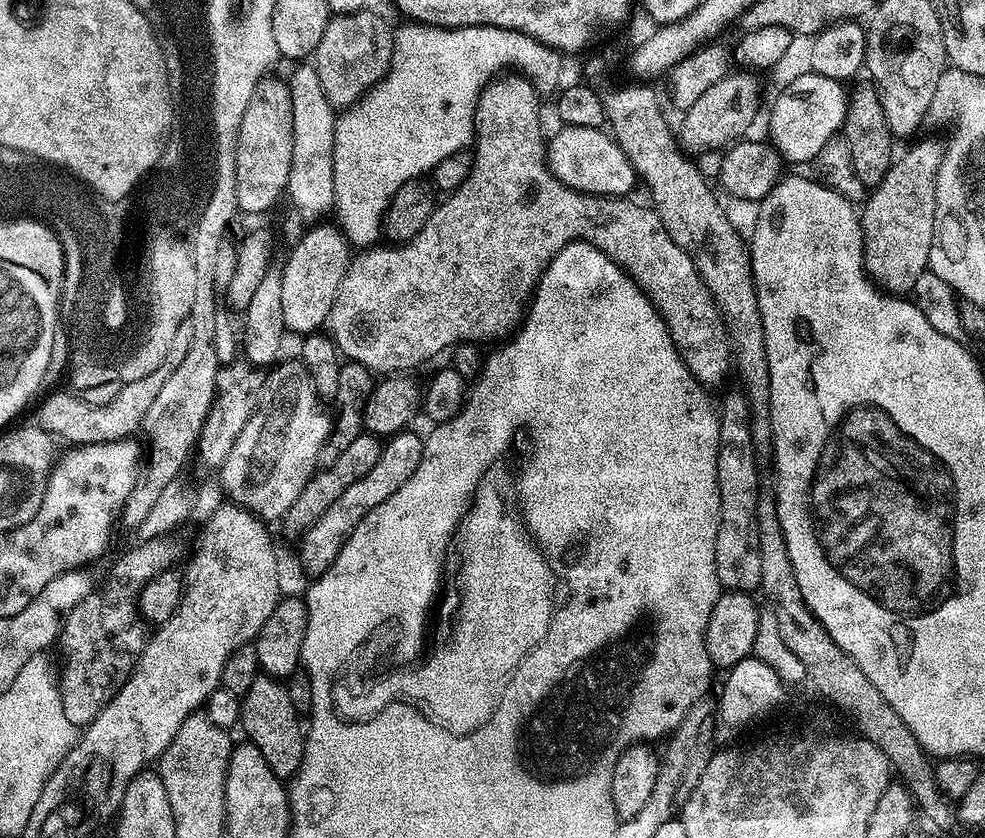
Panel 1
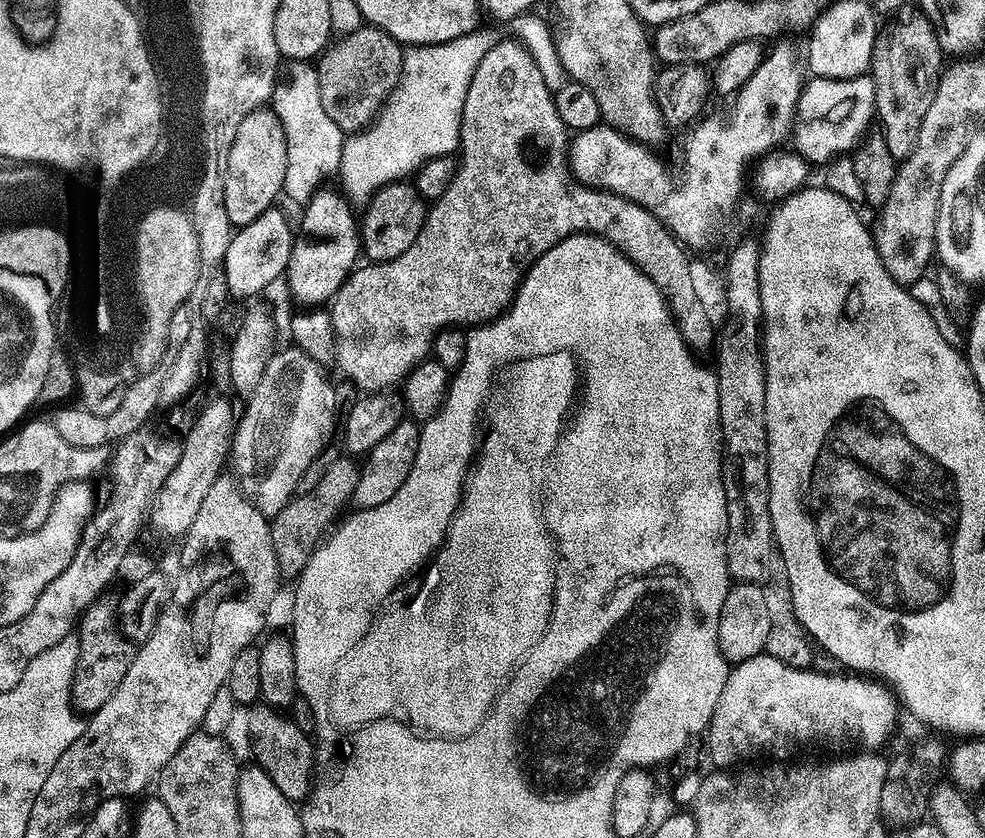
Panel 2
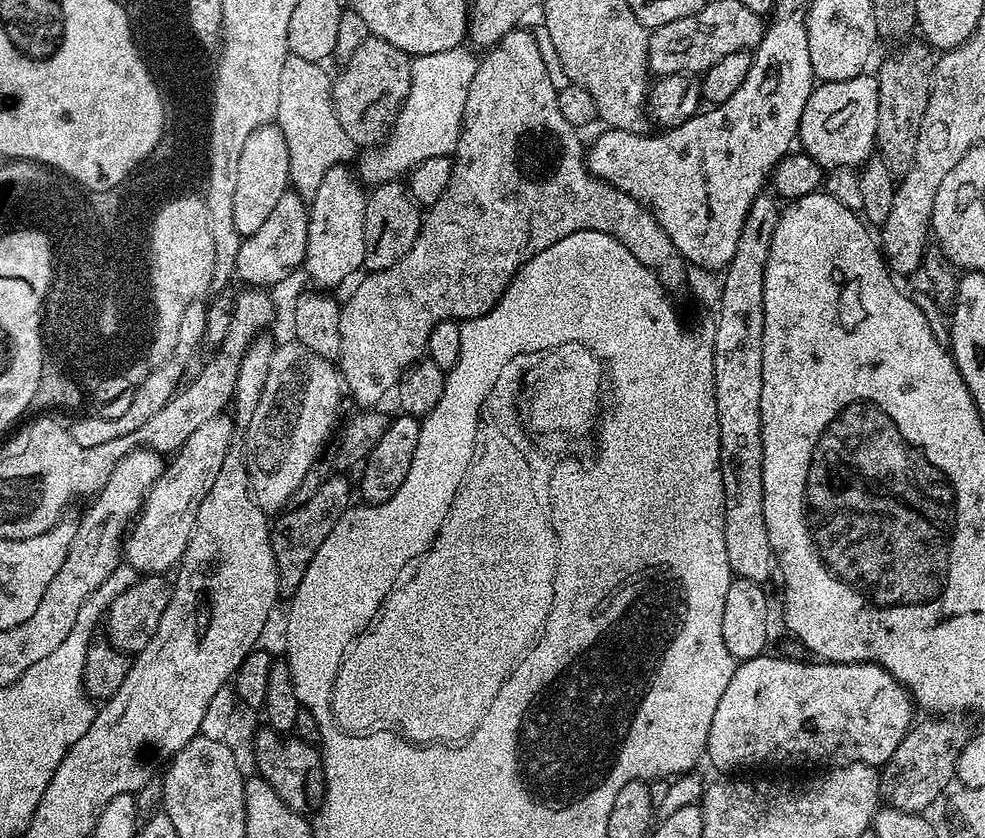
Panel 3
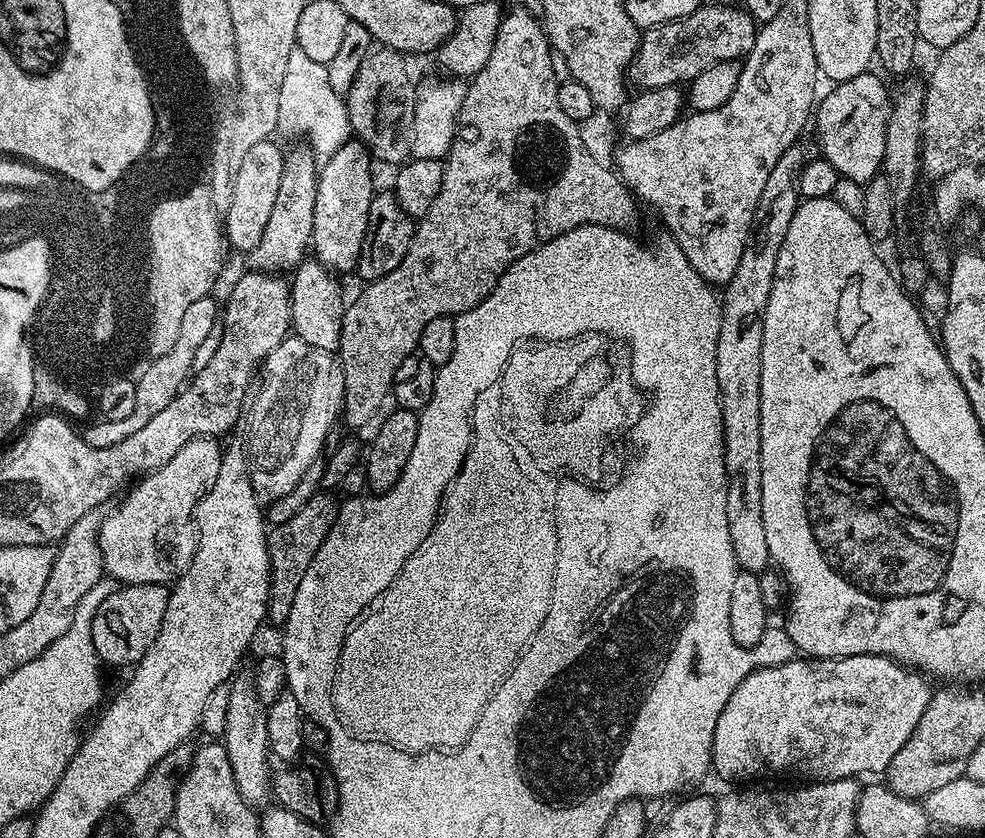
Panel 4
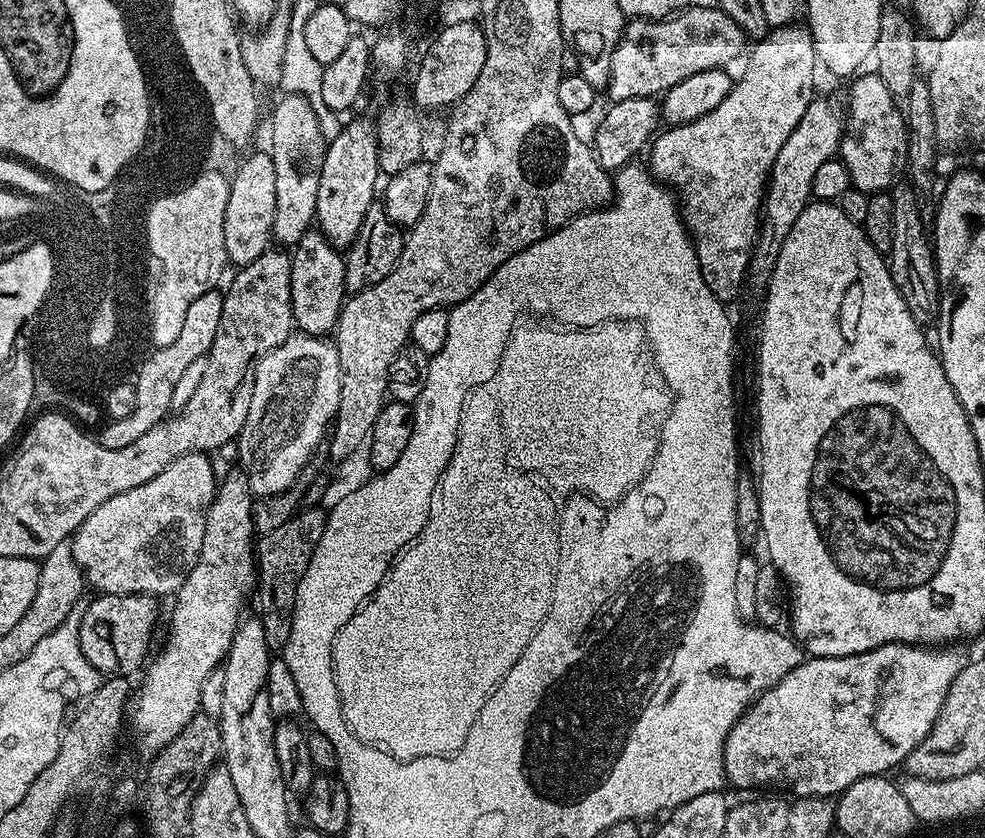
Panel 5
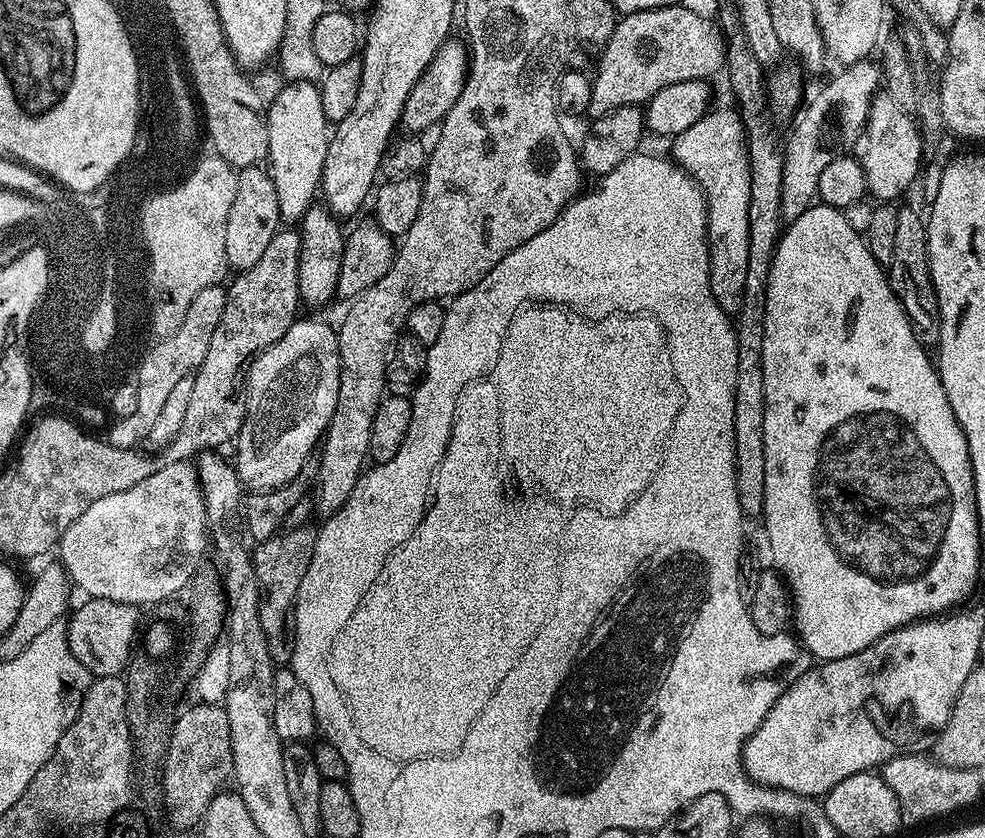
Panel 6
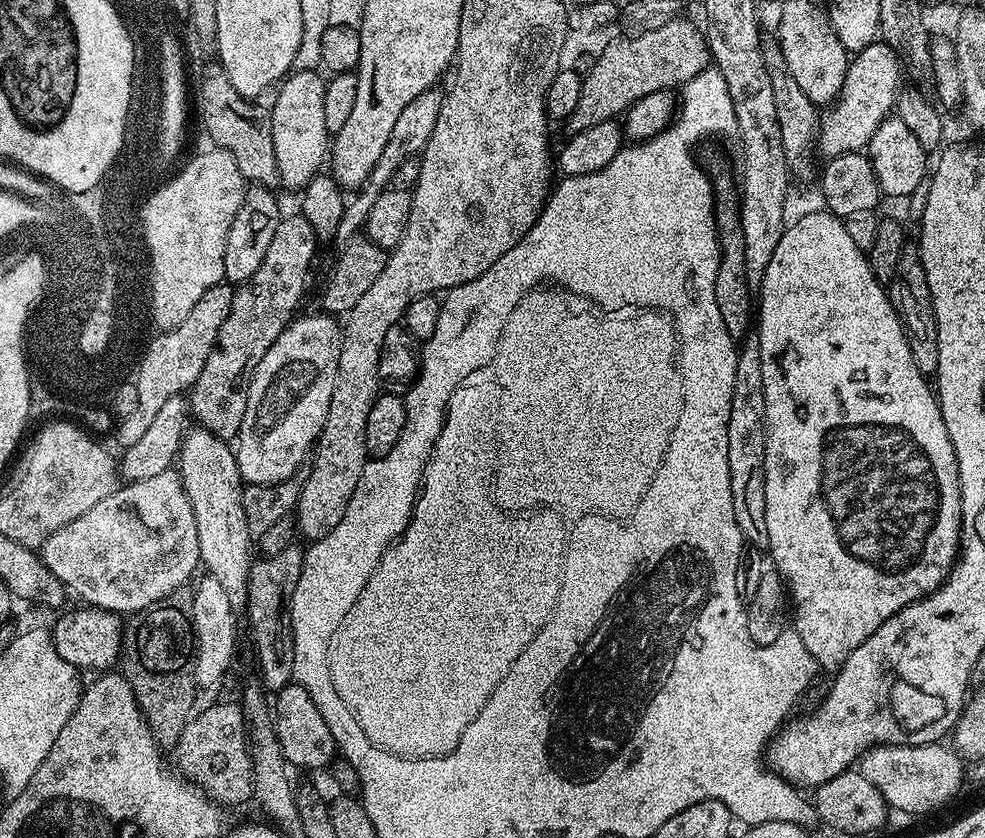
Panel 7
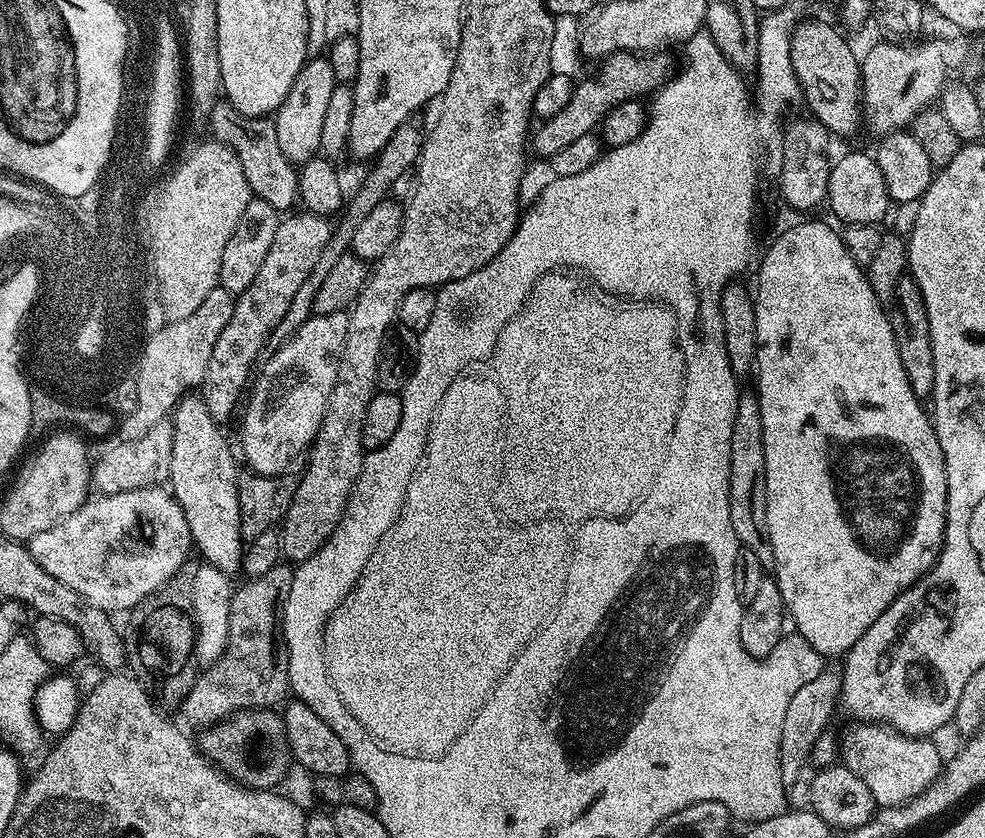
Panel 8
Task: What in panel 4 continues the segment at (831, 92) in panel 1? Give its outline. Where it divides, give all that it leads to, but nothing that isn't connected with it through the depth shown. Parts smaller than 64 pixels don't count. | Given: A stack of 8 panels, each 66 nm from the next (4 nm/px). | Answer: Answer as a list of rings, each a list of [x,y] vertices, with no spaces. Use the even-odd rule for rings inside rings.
[[[871,71],[858,74],[848,81],[837,83],[828,97],[819,101],[814,112],[814,128],[820,139],[819,155],[834,166],[841,176],[854,182],[866,185],[883,169],[884,151],[886,150],[886,126],[888,125],[888,109],[890,107],[890,88],[887,88]]]

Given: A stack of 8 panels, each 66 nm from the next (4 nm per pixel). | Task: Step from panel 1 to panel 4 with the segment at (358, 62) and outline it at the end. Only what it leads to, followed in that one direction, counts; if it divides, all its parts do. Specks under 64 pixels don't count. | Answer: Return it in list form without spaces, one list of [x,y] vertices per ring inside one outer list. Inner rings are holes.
[[[377,47],[358,66],[358,76],[354,78],[354,86],[346,93],[346,103],[349,114],[349,122],[352,131],[358,137],[361,144],[377,161],[391,166],[399,166],[409,159],[404,152],[404,136],[396,136],[396,132],[388,132],[392,124],[372,124],[372,116],[376,116],[376,104],[388,96],[388,104],[392,100],[404,100],[404,92],[408,92],[408,83],[413,80],[404,80],[404,73],[410,70],[410,64],[405,57],[392,48]]]

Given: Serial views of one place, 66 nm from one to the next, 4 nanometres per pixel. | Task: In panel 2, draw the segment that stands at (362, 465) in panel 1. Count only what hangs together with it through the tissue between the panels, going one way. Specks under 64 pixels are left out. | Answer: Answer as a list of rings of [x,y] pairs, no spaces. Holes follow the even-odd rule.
[[[352,458],[337,460],[313,489],[303,490],[293,496],[291,502],[277,516],[271,517],[274,558],[281,577],[299,577],[306,562],[310,562],[314,550],[320,547],[326,533],[337,523],[340,500],[347,501],[358,486],[362,468],[355,462],[357,461]]]

